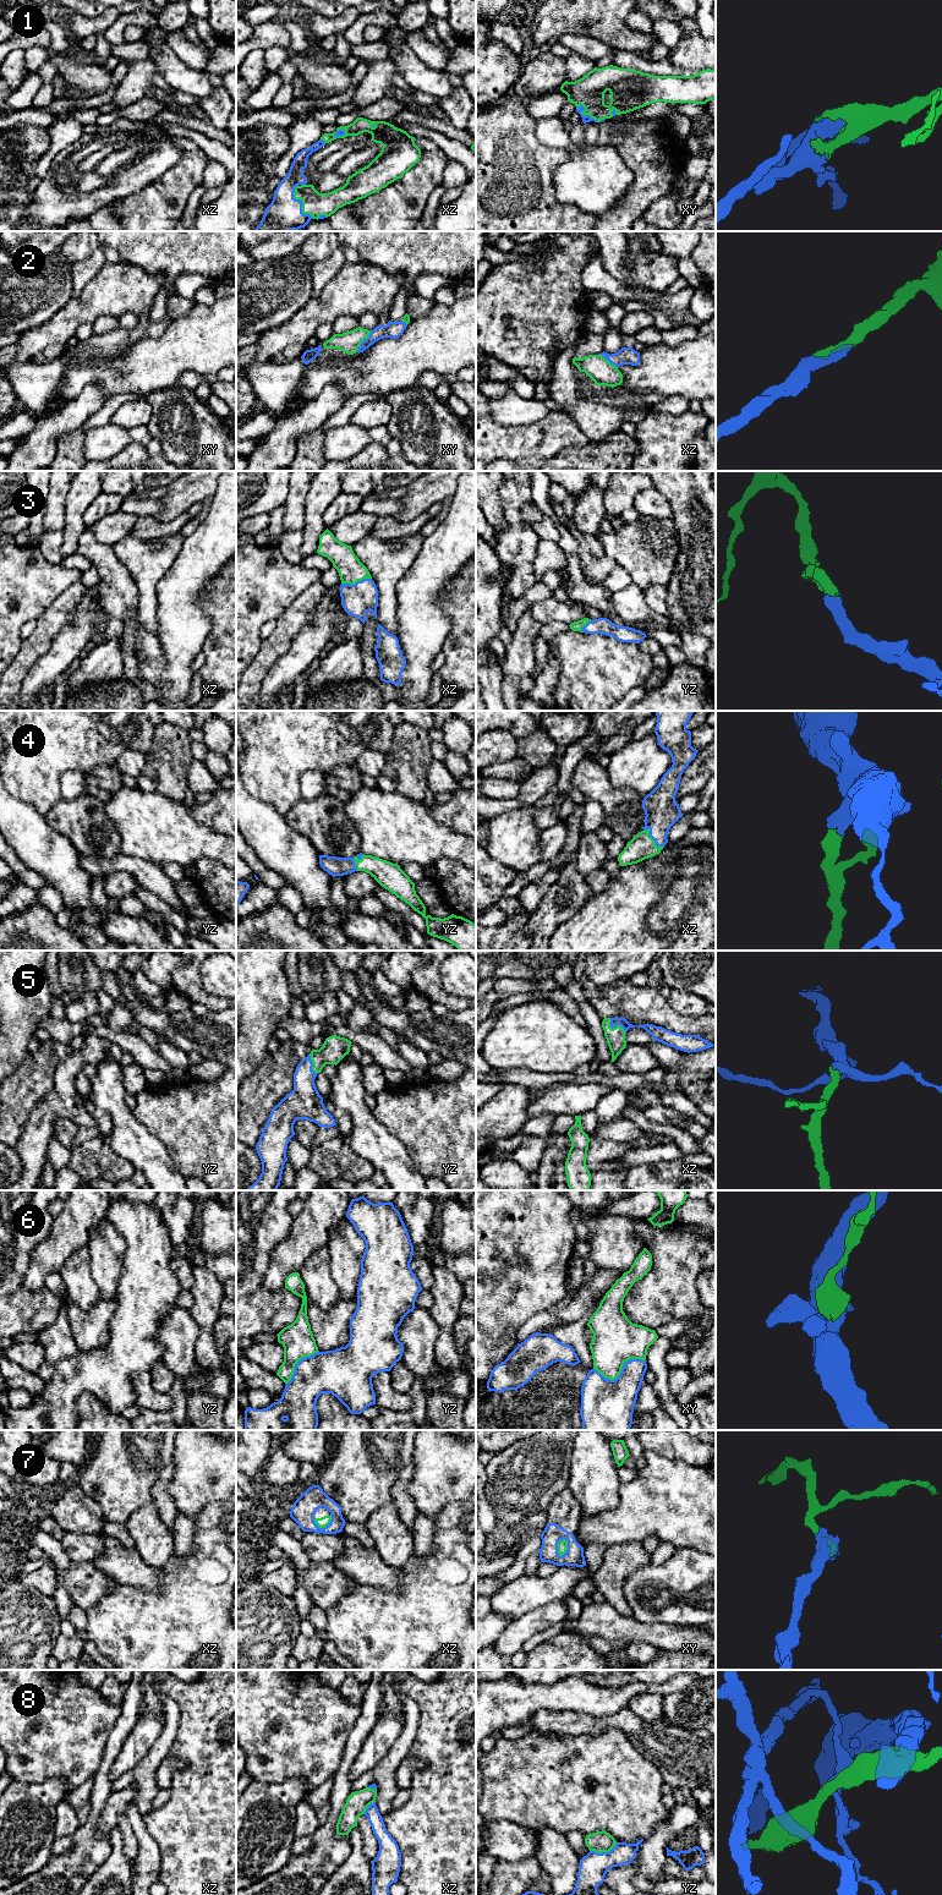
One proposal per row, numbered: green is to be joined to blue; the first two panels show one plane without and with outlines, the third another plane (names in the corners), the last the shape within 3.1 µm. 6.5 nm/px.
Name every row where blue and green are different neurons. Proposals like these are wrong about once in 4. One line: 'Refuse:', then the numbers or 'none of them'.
Refuse: 6, 8

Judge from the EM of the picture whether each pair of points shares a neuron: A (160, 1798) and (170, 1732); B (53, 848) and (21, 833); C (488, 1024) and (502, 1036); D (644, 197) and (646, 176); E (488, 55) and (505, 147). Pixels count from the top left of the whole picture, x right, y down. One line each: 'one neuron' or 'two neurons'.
A: two neurons
B: one neuron
C: two neurons
D: one neuron
E: two neurons

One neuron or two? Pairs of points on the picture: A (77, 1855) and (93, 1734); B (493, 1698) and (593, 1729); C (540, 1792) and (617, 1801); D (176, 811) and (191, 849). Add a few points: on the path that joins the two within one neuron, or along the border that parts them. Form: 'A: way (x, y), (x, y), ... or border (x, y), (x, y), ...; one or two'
A: border (104, 1752), (103, 1759), (92, 1778); two
B: border (565, 1709), (558, 1712), (538, 1710), (526, 1724); two
C: way (559, 1792), (597, 1794); one
D: way (176, 821), (176, 834), (181, 839); one

